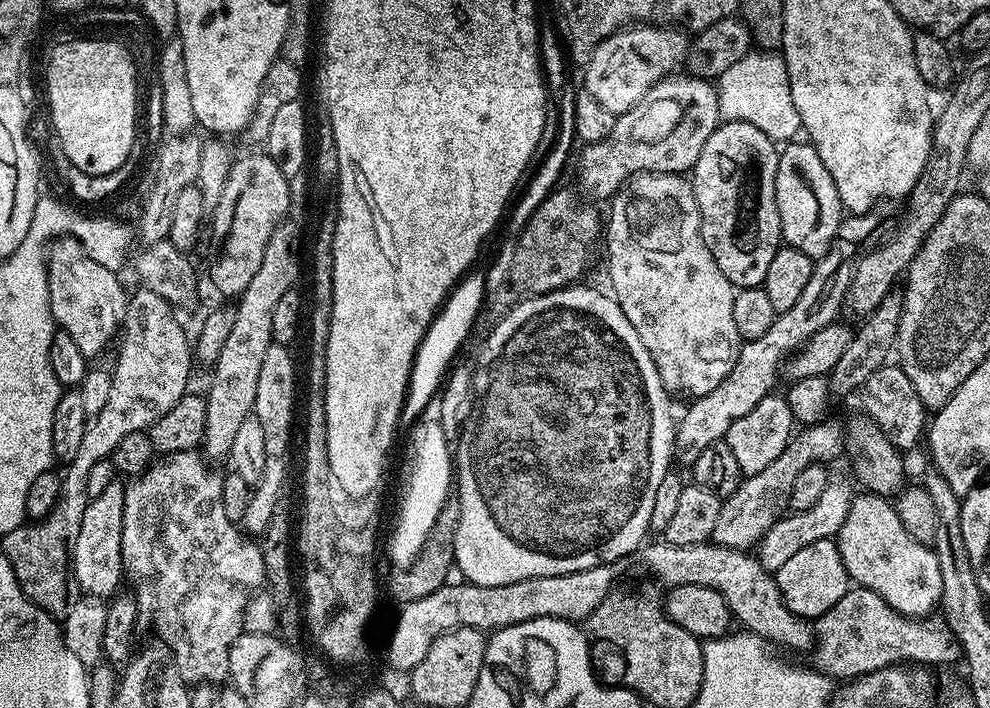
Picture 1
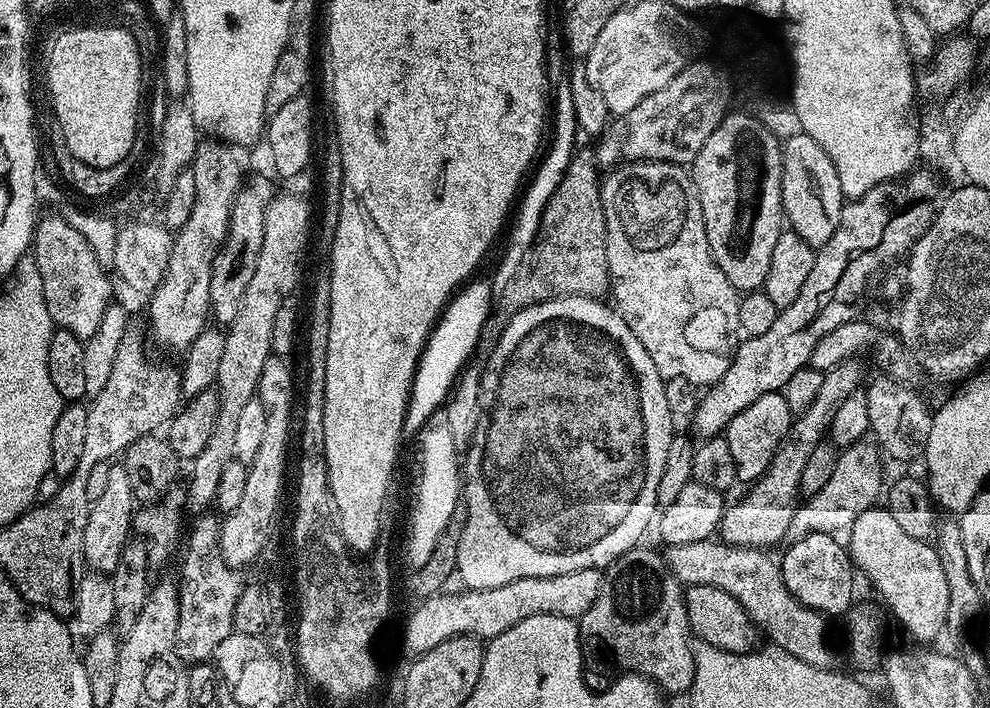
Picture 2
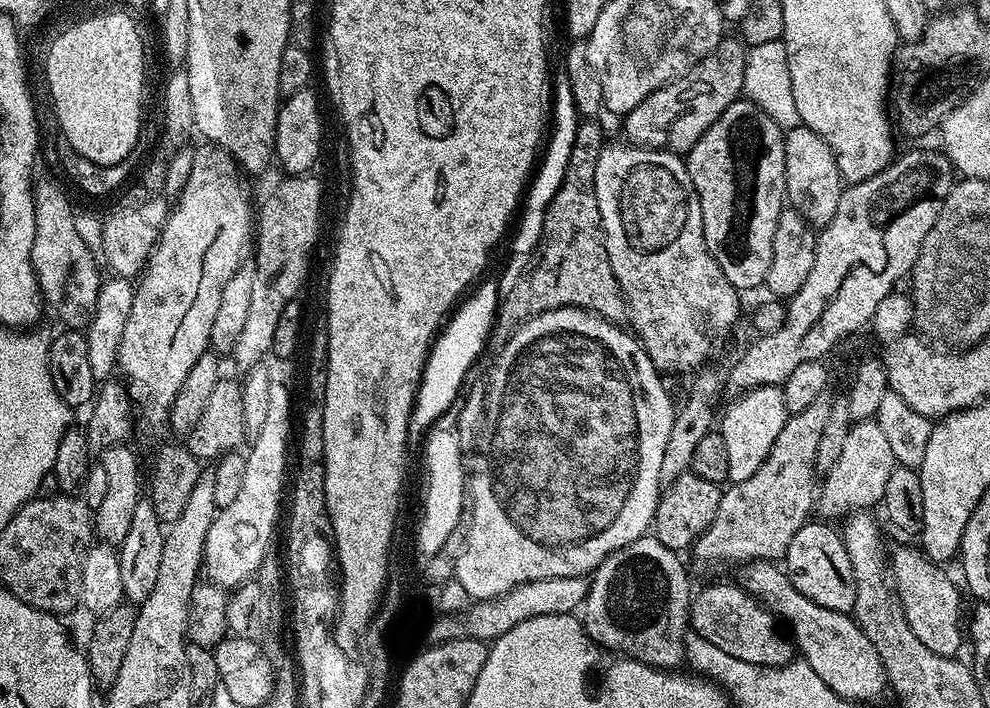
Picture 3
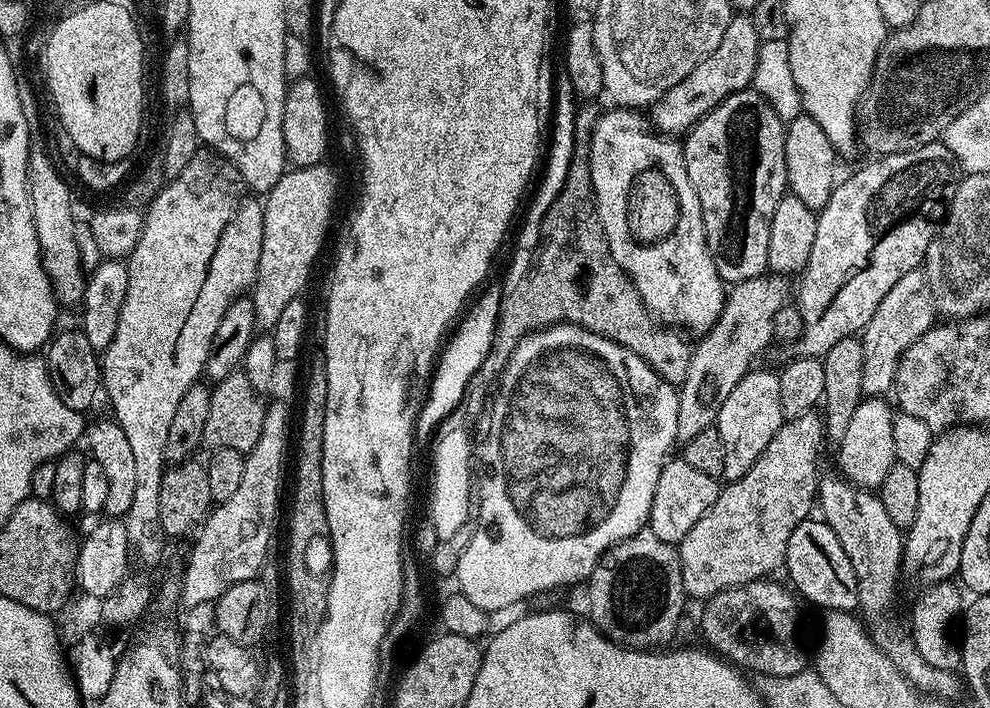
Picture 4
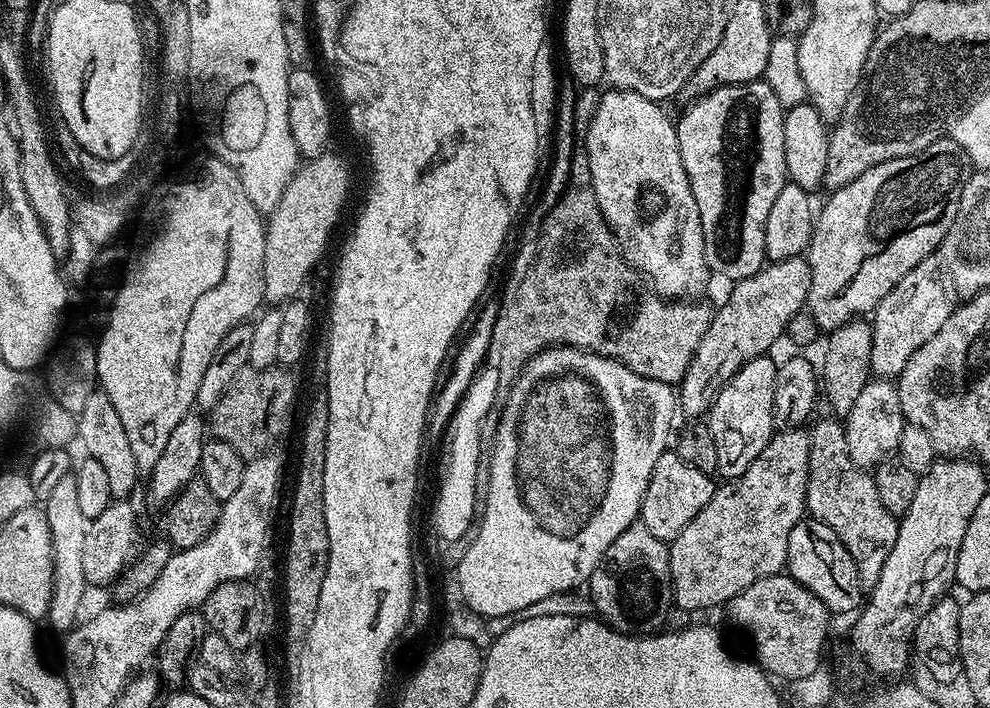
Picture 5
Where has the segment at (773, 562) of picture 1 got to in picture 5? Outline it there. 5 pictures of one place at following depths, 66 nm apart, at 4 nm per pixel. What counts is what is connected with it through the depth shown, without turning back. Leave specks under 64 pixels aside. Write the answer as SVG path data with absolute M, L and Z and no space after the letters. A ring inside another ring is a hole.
M888 378L869 379L862 394L858 394L854 406L850 406L843 425L848 453L858 467L872 470L876 465L883 464L899 449L902 430L906 427L895 383Z

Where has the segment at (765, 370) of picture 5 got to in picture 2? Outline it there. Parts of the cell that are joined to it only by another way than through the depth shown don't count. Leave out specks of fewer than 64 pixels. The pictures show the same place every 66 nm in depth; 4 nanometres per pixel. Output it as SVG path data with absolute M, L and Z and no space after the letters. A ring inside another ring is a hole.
M778 391L762 394L758 402L750 402L750 406L742 410L742 414L738 414L728 423L726 439L730 446L730 455L734 457L736 479L741 485L751 485L764 475L780 445L788 439L793 419L794 414L783 391Z

